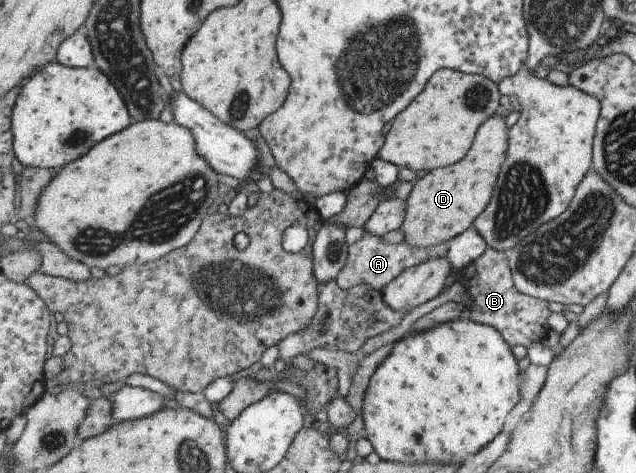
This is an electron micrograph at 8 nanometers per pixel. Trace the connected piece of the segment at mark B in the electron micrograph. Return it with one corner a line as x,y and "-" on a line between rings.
488,248
478,260
474,260
470,267
461,275
460,283
466,288
472,303
469,310
464,312
467,320
488,324
503,333
508,344
514,346
532,346
540,338
548,334
548,318
550,318
550,304
532,295
520,292
516,288
514,273
510,268
507,252

